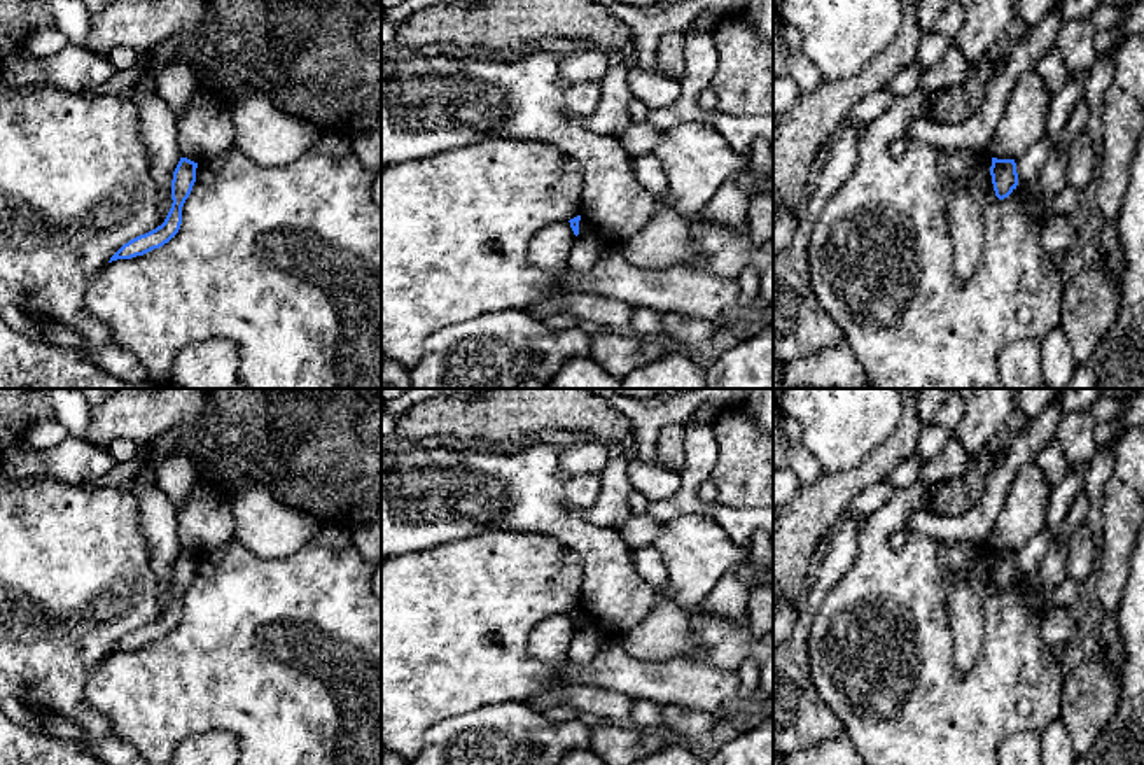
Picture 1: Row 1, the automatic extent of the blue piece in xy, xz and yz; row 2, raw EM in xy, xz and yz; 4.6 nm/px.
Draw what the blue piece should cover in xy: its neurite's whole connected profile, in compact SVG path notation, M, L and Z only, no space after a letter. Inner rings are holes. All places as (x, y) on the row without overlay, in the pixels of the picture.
M180 550L171 572L171 600L161 618L124 635L108 655L143 648L168 635L180 621L182 599L196 574L198 555Z

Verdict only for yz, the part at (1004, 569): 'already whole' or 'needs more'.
already whole

